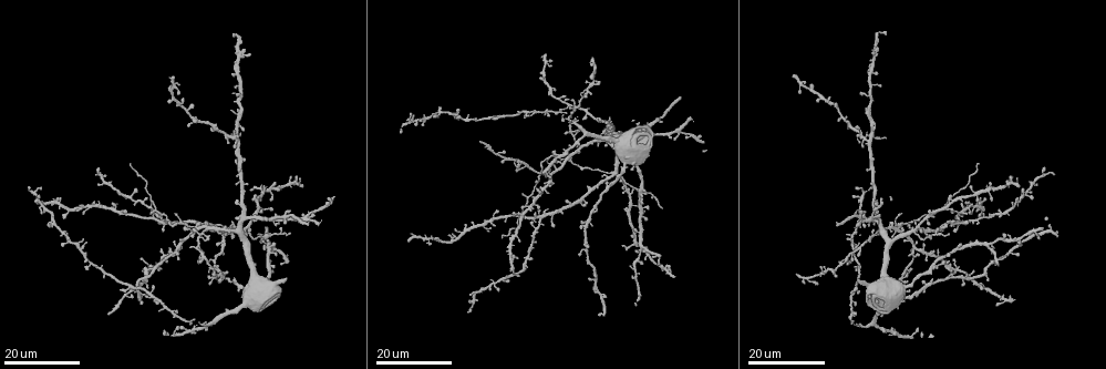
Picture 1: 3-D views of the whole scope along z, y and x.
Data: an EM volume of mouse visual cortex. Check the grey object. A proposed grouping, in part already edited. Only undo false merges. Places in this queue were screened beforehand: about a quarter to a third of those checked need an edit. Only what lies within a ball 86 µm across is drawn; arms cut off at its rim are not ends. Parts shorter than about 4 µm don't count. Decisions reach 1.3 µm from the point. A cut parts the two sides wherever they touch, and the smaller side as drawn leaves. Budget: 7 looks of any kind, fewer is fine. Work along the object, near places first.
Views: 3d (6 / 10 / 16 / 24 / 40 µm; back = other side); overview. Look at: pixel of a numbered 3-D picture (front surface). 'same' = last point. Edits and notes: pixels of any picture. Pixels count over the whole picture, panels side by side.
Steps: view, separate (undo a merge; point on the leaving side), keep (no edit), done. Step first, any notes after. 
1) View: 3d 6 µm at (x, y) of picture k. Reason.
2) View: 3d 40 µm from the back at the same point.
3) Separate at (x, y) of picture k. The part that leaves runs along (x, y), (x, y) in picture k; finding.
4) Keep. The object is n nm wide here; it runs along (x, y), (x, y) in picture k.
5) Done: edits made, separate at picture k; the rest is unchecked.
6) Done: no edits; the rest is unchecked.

View: 3d 16 µm at (154, 207) of picture 1. Two arms in line, one across.

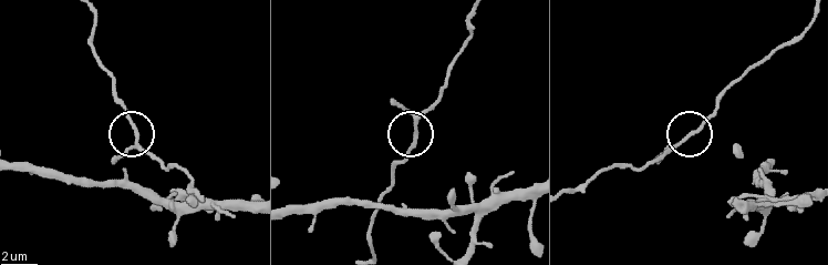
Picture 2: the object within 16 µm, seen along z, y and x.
View: 3d 6 µm at (687, 136) of picture 2. Closer look.

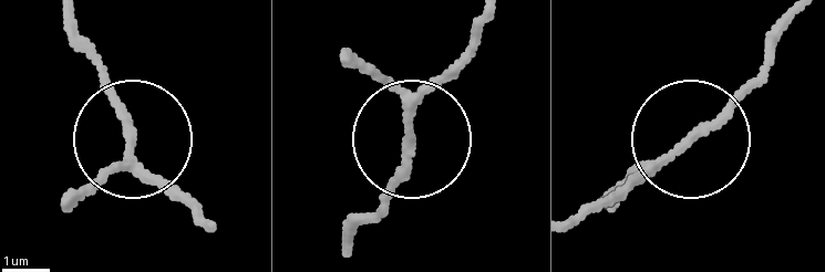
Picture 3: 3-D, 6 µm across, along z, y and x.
Keep. The object is 160 nm wide here; it runs along (579, 212), (638, 185), (765, 70) in picture 3; continuous, no second cell.

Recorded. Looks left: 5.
View: 3d 16 µm at (630, 203) of picture 1. Small branch off a trunk.

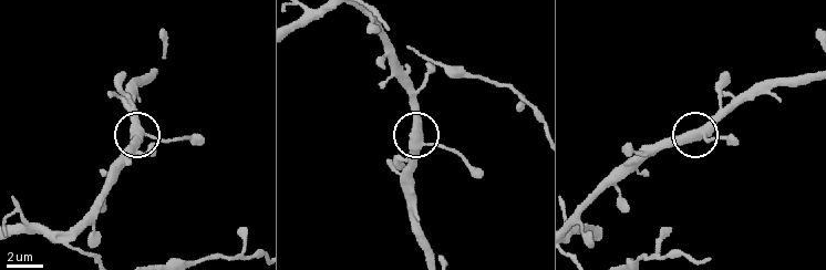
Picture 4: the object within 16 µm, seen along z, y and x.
View: 3d 10 µm at (145, 134) of picture 4.

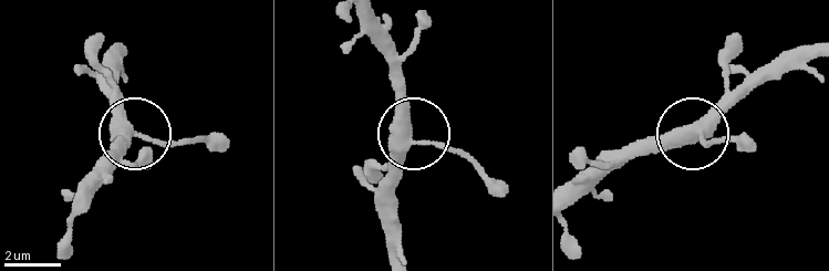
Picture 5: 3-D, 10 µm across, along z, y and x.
Keep. The object is 370 nm wide here; continuous, no second cell.

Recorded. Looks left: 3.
View: 3d 24 µm at (269, 233) of picture 1. Thick turns thin.

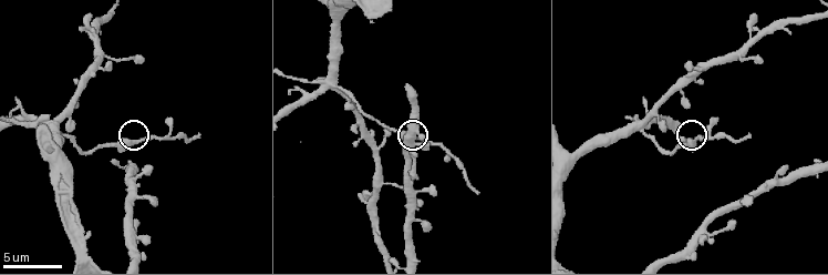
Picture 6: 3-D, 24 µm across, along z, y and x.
View: 3d 6 µm at (134, 142) of picture 6. Closer look.

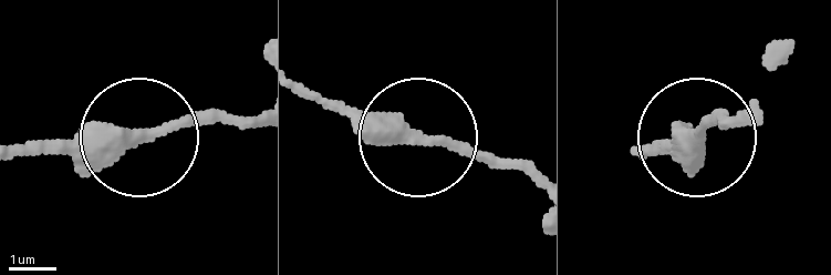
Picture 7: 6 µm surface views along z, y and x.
Keep. The object is 340 nm wide here; it runs along (24, 150), (120, 150), (191, 126), (247, 126) in picture 7; all the same cell.

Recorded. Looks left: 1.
Done: no edits; the rest is unchecked.

